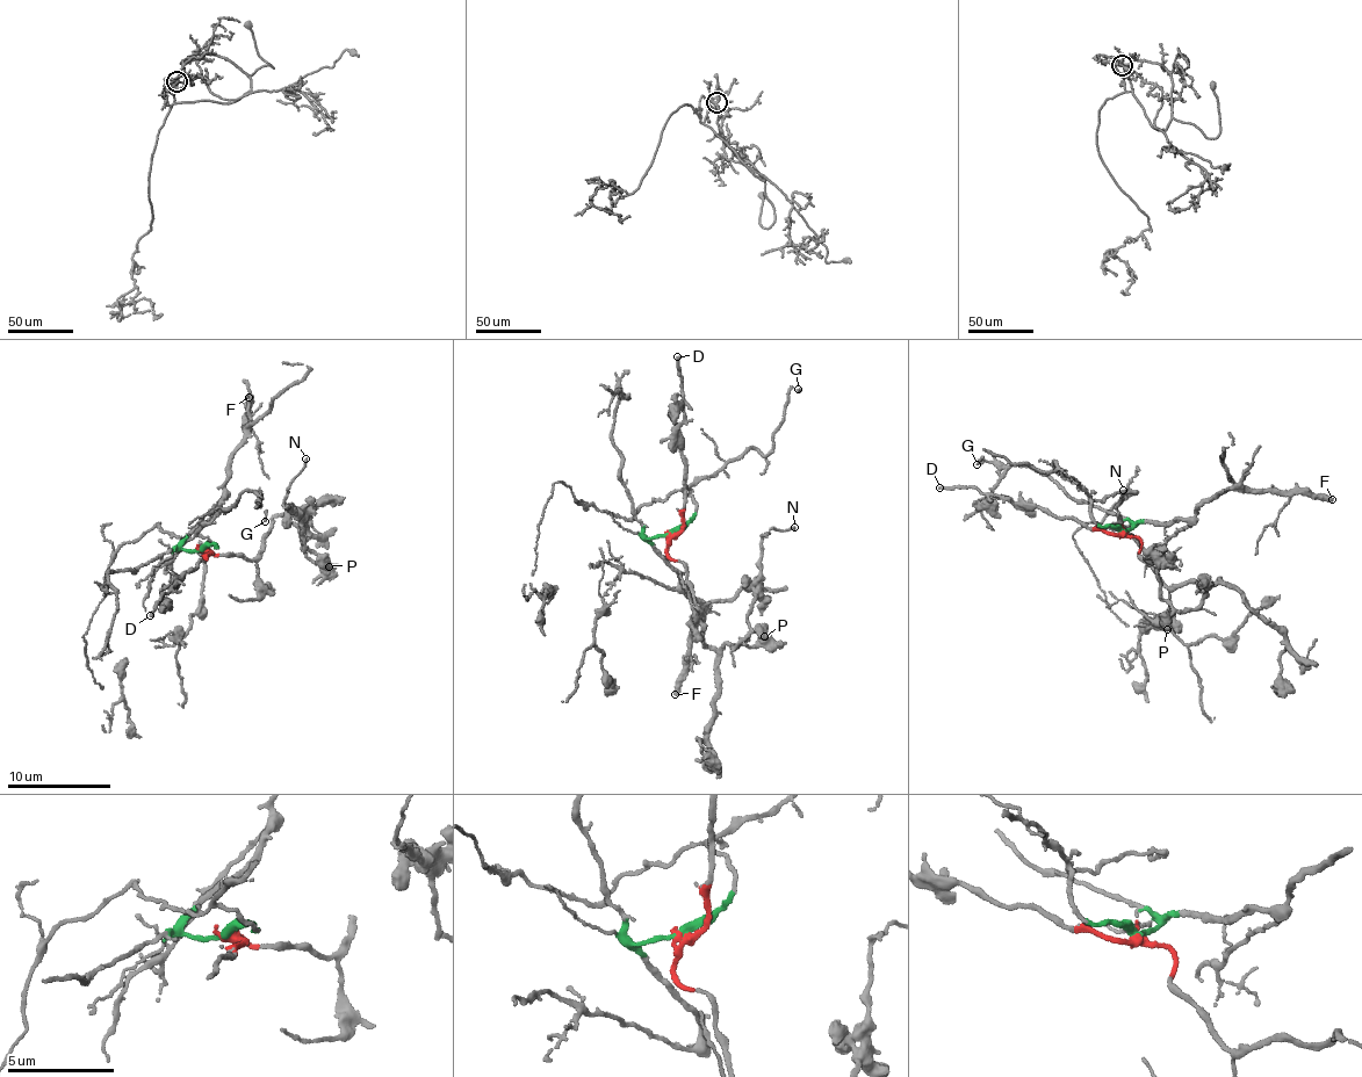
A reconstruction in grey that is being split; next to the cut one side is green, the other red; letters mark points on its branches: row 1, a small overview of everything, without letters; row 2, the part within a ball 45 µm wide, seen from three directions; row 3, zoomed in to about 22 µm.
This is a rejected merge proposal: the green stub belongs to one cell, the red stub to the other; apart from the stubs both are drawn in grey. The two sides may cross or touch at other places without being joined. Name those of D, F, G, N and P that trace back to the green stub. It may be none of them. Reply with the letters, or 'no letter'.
F, G

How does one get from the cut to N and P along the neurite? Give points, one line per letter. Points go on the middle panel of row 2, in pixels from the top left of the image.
N: (669, 535), (668, 553), (697, 605), (703, 642), (719, 649), (746, 635), (763, 536), (773, 527), (795, 528)
P: (669, 535), (668, 553), (678, 561), (697, 605), (703, 642), (719, 649), (735, 645), (752, 631), (765, 636)

